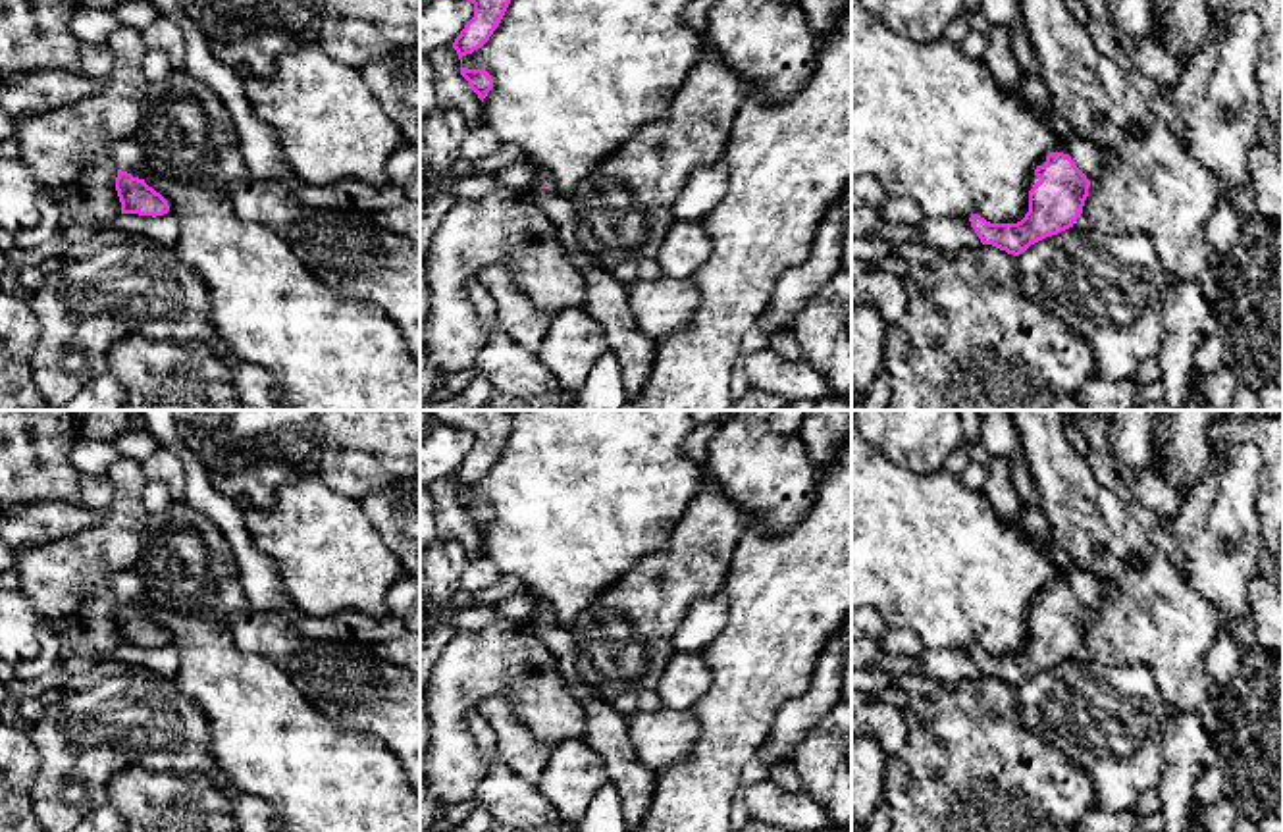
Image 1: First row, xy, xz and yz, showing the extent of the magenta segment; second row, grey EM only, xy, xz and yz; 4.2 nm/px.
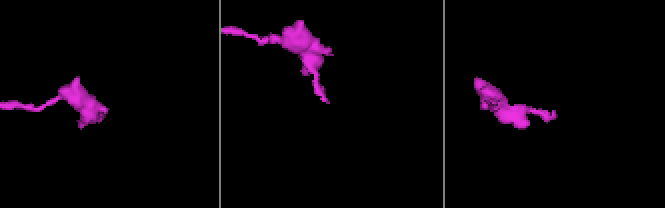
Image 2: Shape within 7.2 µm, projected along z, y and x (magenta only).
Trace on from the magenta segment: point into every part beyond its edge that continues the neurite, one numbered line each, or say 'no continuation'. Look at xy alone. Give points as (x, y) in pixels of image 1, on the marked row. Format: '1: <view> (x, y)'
1: xy (128, 155)

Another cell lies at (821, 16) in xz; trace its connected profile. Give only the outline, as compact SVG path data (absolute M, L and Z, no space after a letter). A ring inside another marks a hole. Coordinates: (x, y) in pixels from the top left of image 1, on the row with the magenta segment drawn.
M798 0L798 4L813 33L823 37L838 25L838 17L851 6L851 0Z

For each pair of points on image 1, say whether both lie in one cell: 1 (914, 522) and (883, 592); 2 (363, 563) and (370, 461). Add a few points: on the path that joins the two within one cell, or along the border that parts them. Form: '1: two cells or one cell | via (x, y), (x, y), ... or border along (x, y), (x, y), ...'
1: one cell | via (914, 540), (914, 561), (900, 574)
2: two cells | border along (318, 480), (359, 503)

